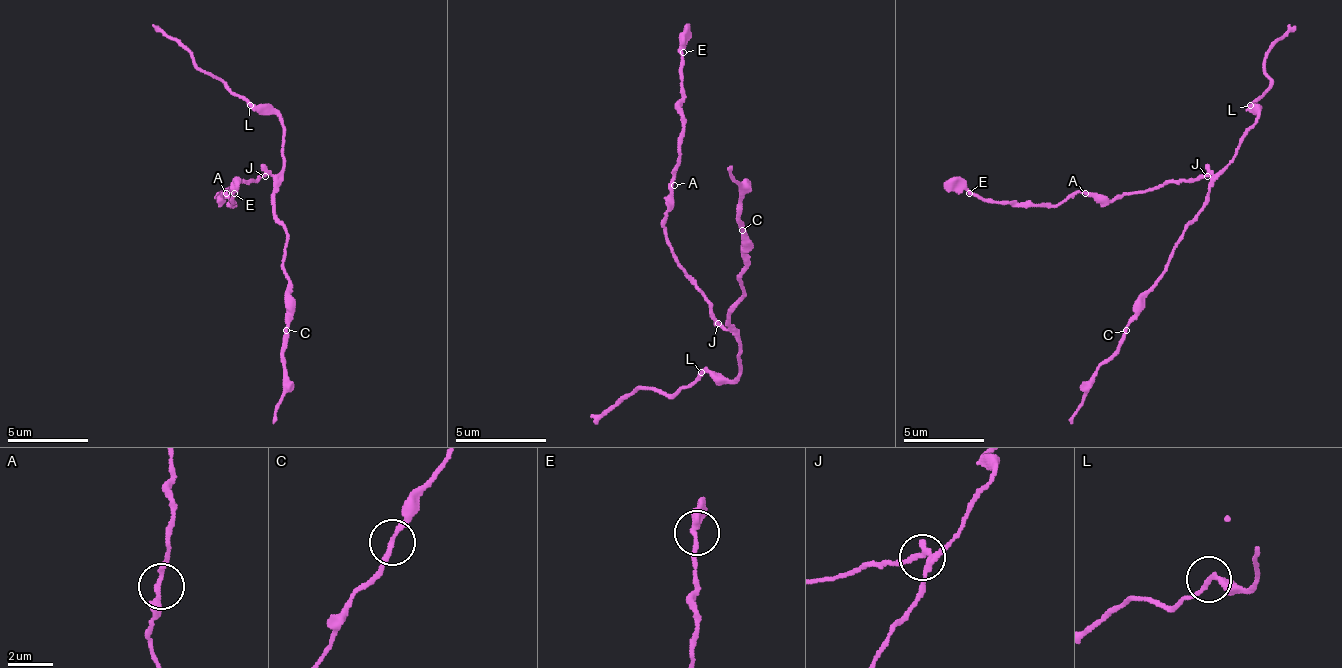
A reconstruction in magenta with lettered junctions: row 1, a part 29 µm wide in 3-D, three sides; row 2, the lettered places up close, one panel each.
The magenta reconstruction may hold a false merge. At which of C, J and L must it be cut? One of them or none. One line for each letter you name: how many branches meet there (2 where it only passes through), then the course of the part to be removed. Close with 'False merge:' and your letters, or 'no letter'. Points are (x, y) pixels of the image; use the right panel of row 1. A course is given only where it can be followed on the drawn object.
J: branches 2; course (1206, 177), (1130, 193), (1069, 193), (1053, 205), (981, 201), (945, 181)
False merge: J

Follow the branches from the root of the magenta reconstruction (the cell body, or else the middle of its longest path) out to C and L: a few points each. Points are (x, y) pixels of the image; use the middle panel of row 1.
C: (724, 326), (729, 326), (729, 308), (742, 294), (742, 285), (738, 281), (747, 267), (747, 235), (742, 230)
L: (724, 326), (738, 340), (738, 372), (733, 377), (710, 377), (701, 372)

